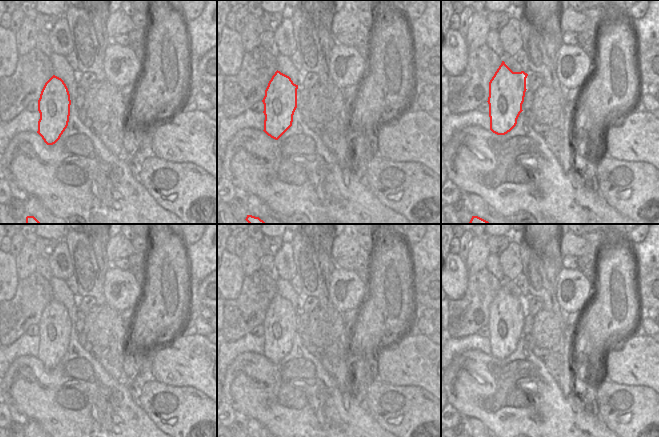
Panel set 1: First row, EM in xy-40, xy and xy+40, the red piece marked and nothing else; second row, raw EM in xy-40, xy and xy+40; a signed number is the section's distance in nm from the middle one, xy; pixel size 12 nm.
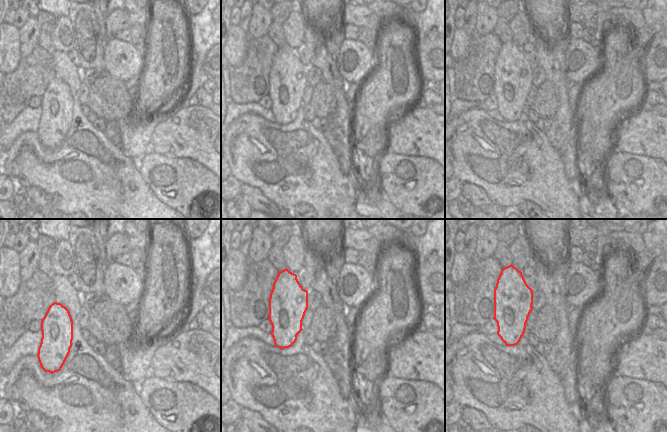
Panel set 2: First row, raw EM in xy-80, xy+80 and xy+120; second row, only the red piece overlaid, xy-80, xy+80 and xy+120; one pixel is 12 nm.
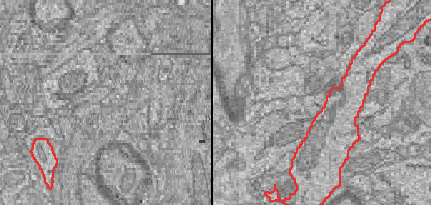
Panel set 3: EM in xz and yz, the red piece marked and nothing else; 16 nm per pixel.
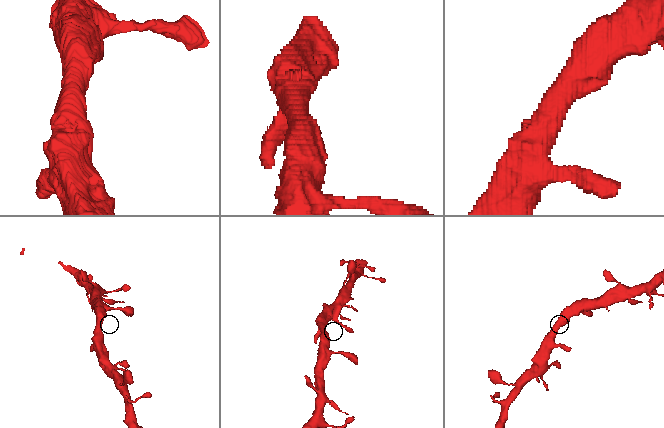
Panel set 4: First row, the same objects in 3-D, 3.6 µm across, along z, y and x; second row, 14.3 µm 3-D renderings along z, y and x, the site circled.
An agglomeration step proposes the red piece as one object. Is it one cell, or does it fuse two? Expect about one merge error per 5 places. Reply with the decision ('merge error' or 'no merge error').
no merge error

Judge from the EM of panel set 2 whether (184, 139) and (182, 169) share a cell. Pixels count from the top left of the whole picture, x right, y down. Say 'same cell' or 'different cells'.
different cells

